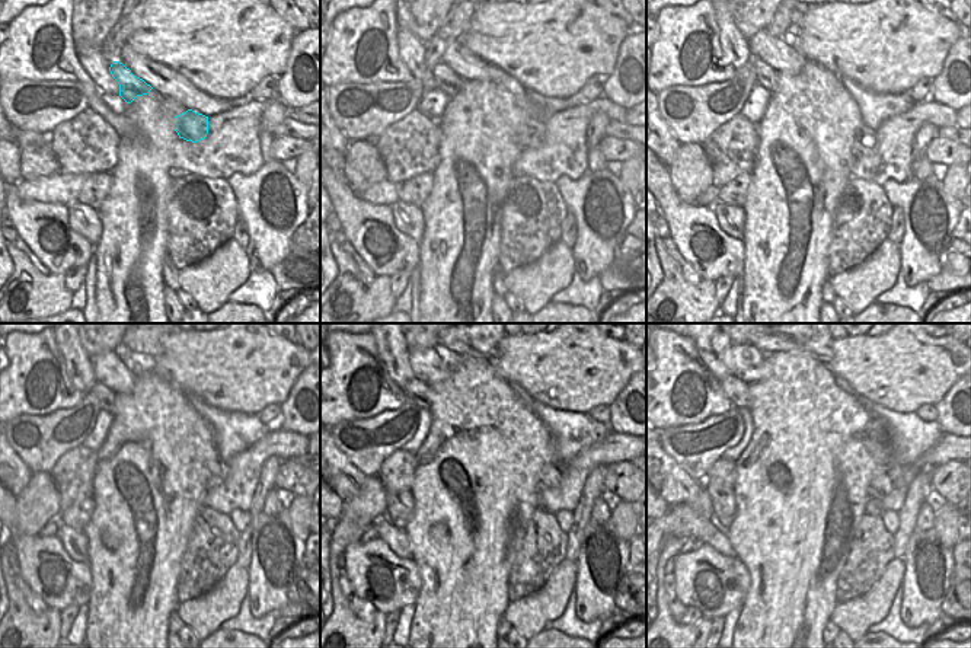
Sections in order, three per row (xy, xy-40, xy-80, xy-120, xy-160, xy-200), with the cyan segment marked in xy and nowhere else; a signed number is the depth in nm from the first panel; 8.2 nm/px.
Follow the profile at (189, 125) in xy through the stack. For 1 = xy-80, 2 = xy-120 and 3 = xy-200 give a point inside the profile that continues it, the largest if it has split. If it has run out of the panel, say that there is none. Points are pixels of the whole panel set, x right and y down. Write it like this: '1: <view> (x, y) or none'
1: xy-80 (862, 146)
2: xy-120 (217, 471)
3: xy-200 (881, 484)

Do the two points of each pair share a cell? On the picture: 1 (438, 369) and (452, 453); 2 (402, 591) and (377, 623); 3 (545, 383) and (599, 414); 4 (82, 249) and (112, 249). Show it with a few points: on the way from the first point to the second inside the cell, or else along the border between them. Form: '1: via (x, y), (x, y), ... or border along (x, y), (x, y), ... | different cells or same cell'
1: border along (452, 369), (444, 380), (431, 386) | different cells
2: border along (376, 609), (385, 615) | different cells
3: border along (607, 405), (596, 405), (588, 412) | different cells
4: border along (95, 246), (92, 254) | different cells

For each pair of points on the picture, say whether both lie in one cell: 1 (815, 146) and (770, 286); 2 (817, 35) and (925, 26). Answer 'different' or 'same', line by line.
1: same
2: same

